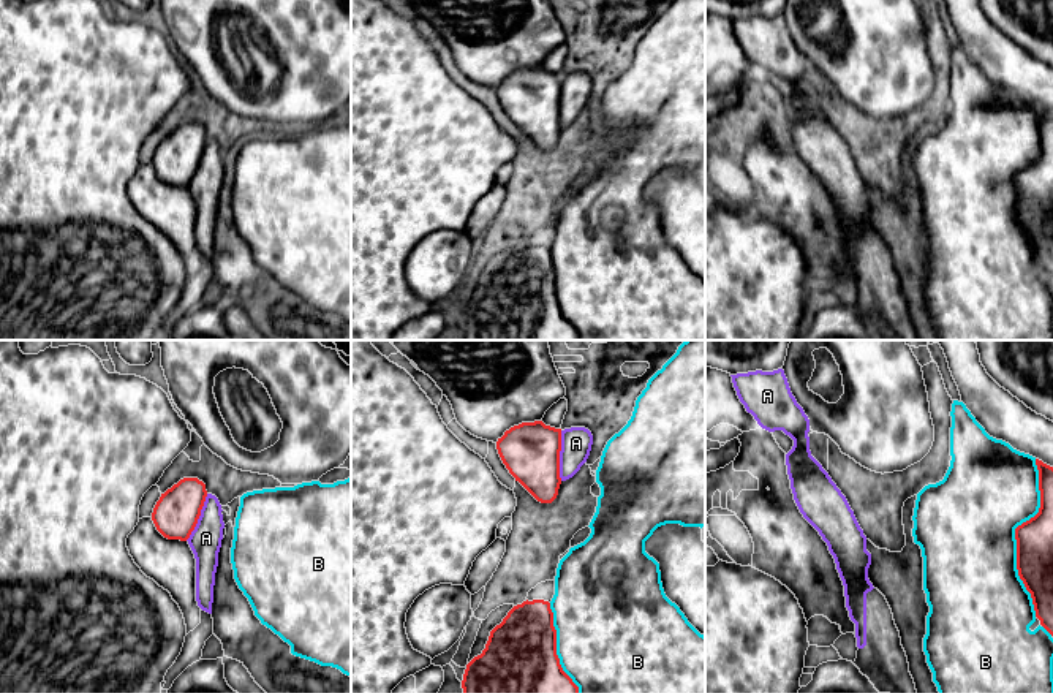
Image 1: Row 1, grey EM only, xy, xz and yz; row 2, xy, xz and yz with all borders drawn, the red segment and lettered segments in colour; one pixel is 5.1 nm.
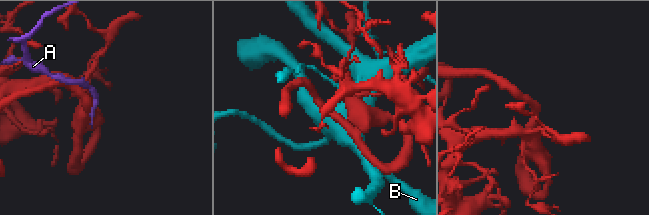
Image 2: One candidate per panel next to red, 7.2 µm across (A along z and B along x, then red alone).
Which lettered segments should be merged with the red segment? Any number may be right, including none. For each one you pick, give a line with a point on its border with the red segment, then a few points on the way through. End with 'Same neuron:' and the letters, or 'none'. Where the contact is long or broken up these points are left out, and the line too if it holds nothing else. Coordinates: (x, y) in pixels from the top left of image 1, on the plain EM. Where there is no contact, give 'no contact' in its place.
Same neuron: none

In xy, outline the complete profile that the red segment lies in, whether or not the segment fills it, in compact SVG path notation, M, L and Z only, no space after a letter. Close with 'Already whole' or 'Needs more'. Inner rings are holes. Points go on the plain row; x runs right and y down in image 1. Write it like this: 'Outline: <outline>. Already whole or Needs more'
Outline: M183 123L157 147L152 166L168 185L187 187L194 176L207 142L206 130L198 123Z. Already whole

